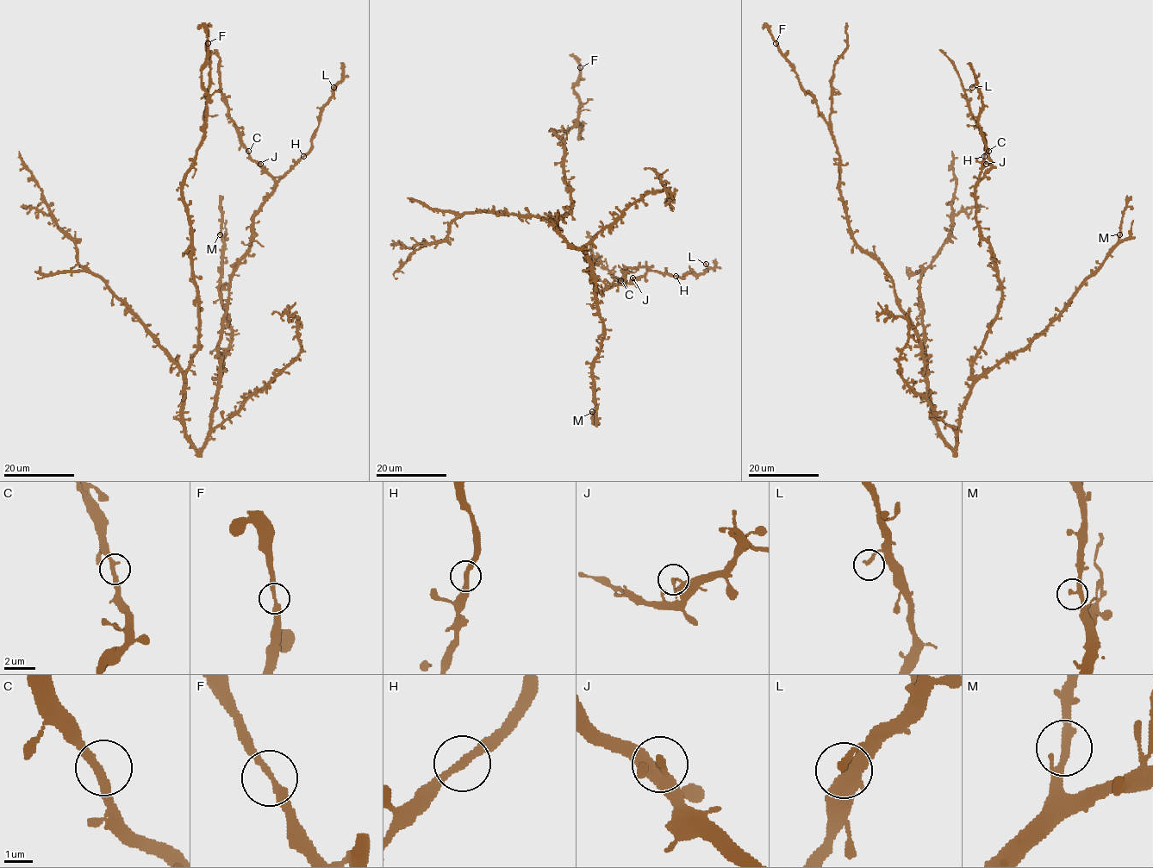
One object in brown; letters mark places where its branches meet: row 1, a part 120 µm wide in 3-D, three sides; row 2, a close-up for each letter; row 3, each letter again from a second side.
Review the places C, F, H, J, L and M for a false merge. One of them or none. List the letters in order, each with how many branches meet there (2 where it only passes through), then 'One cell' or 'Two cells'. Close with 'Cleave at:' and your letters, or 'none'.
C: Branches: 2. One cell
F: Branches: 2. One cell
H: Branches: 2. One cell
J: Branches: 1. One cell
L: Branches: 1. One cell
M: Branches: 2. One cell
Cleave at: none

